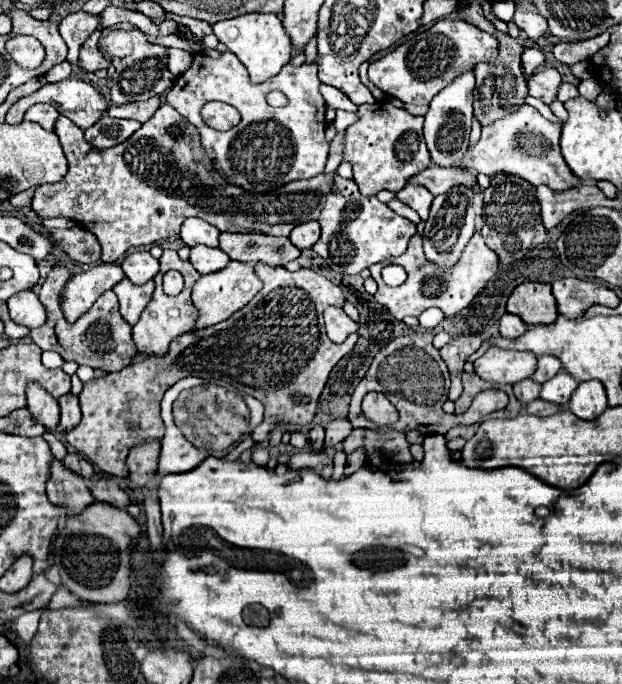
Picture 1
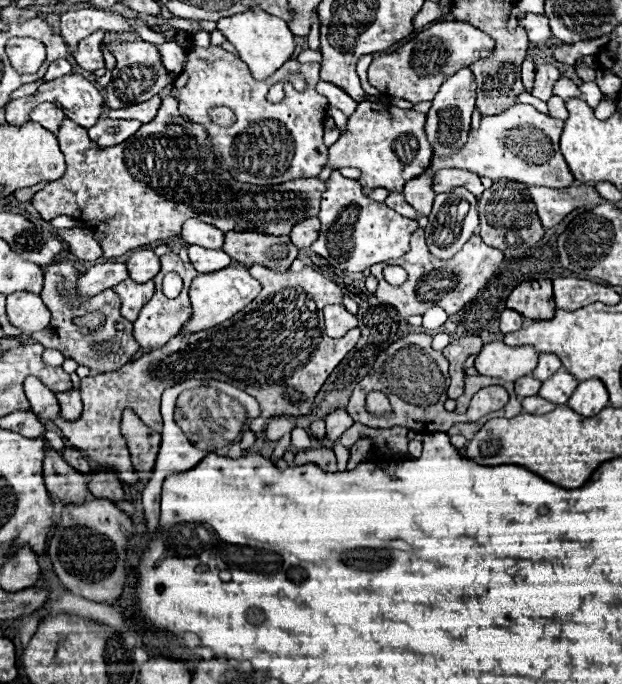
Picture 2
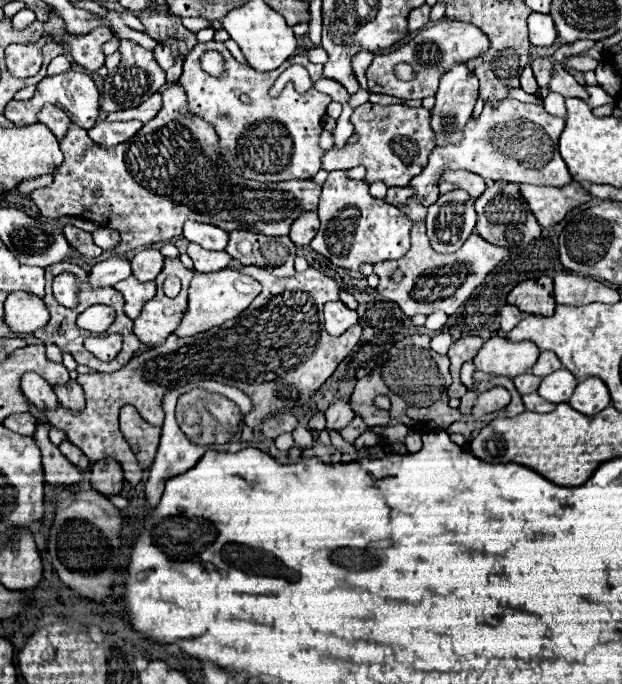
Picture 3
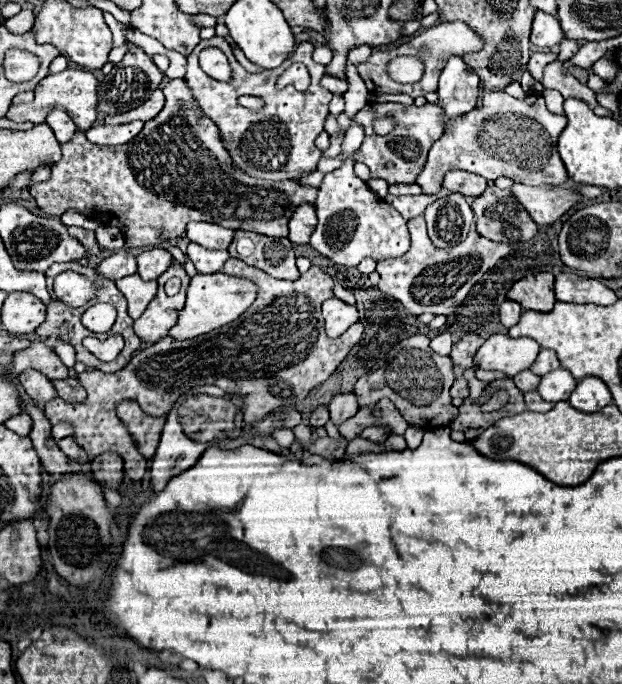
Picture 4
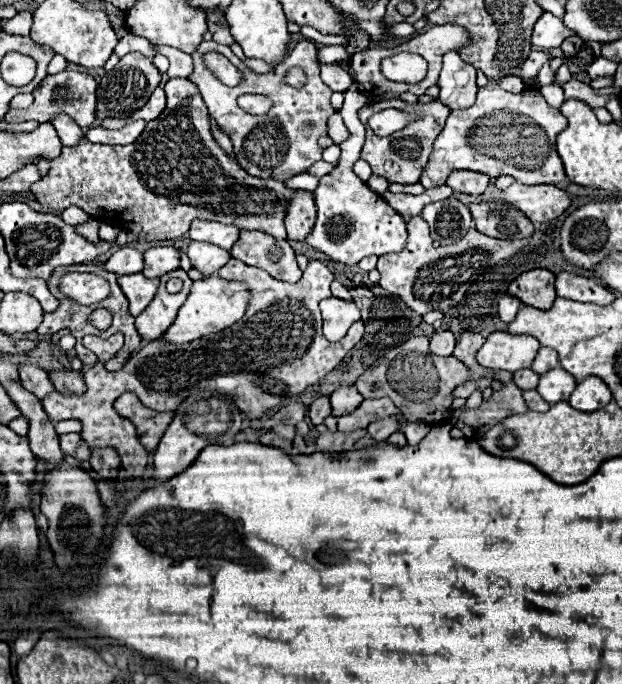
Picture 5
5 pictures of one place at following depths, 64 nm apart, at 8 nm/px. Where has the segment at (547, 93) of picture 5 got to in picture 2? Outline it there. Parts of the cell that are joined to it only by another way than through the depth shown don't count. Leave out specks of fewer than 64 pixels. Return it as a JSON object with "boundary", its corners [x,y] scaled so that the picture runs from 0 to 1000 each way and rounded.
{"boundary":[[[887,140],[887,143],[881,146],[881,164],[884,164],[884,170],[900,173],[900,175],[910,175],[910,173],[913,173],[913,161],[910,161],[910,155],[907,155],[907,146],[897,143],[897,140]]]}

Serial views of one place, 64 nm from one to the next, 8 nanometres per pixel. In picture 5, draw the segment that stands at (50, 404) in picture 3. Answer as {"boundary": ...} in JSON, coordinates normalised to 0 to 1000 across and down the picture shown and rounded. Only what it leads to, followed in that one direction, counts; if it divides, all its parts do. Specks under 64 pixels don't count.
{"boundary":[[[32,535],[32,558],[61,585],[71,585],[71,579],[77,579],[77,573],[87,573],[77,544],[71,544],[68,538],[58,538],[58,535]]]}

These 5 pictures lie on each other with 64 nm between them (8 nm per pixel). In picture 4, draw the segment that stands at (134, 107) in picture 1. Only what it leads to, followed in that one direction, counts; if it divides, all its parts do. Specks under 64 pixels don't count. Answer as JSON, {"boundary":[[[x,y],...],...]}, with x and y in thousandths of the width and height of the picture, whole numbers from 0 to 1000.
{"boundary":[[[251,132],[241,140],[241,146],[235,146],[225,158],[199,164],[193,170],[170,170],[170,181],[199,181],[199,178],[212,178],[212,175],[238,178],[248,170],[254,170],[254,164],[260,161],[260,155],[264,155],[264,137],[260,137],[260,132]]]}

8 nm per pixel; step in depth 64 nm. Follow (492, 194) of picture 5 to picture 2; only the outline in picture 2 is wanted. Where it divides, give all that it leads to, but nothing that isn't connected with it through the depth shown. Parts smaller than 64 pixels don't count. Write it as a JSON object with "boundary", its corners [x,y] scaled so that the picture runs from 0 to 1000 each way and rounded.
{"boundary":[[[929,269],[929,272],[913,272],[913,275],[878,275],[878,272],[852,272],[849,275],[859,298],[865,301],[865,316],[875,327],[875,333],[891,333],[897,330],[920,307],[936,304],[936,301],[958,301],[974,295],[958,275]]]}

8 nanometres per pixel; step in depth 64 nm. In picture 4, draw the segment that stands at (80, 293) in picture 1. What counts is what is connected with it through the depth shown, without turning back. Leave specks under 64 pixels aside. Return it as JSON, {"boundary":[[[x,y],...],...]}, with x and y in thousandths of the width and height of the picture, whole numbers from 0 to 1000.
{"boundary":[[[196,365],[196,368],[186,368],[177,377],[164,380],[154,395],[164,406],[183,412],[183,409],[193,409],[193,406],[209,404],[209,401],[219,398],[219,377]]]}

